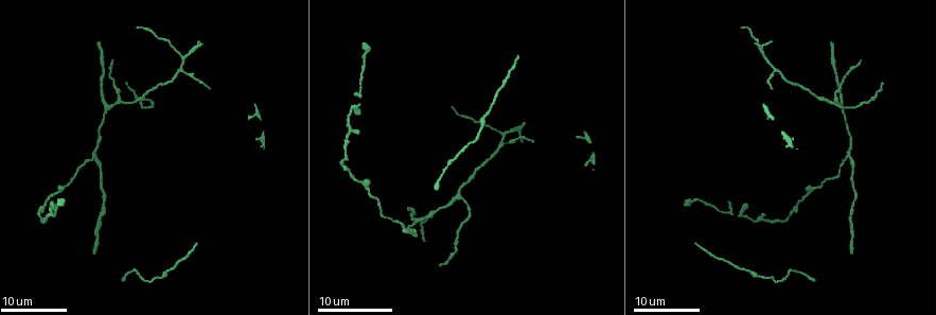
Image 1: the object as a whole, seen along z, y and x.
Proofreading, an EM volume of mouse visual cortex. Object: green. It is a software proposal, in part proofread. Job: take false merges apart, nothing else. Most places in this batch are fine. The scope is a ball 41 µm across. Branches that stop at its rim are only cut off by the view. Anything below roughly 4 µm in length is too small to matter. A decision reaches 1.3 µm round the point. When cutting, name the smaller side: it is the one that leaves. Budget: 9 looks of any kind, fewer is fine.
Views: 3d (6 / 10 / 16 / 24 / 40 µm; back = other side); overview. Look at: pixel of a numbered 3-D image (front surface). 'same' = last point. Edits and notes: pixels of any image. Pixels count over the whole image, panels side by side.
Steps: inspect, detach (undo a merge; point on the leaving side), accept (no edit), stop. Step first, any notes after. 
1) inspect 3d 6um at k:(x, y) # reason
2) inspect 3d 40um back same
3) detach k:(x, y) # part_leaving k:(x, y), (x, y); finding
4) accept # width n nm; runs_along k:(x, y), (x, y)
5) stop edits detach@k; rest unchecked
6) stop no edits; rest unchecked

inspect 3d 16um at 1:(847, 155) # three arms meet

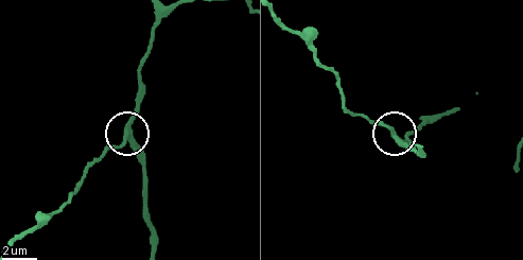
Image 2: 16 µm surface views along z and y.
inspect 3d 10um at 2:(124, 136)

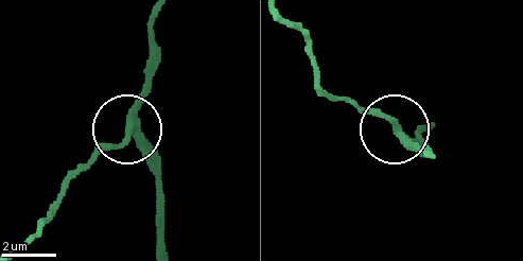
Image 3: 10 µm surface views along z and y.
inspect 3d 6um at 3:(130, 129)

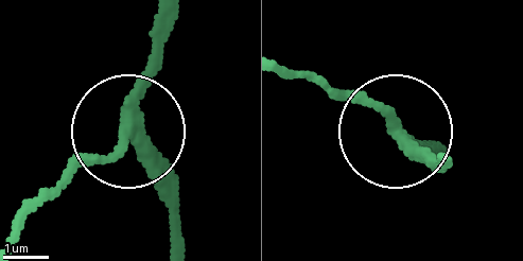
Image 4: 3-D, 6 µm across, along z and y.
accept # runs_along 4:(171, 175), (128, 141), (53, 198); one neuron here

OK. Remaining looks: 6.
inspect 3d 24um at 1:(835, 101) # three arms meet

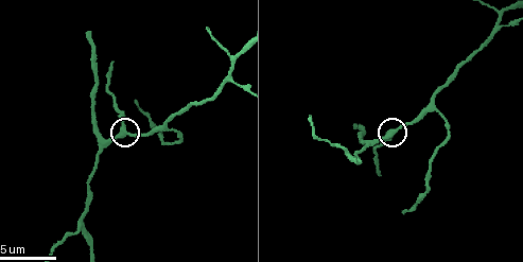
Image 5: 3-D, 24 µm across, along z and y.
inspect 3d 10um at 5:(122, 132)

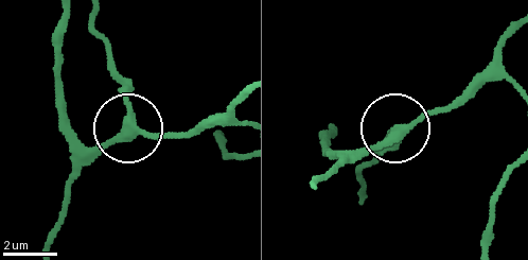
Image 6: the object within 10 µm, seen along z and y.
accept # side_arm 8 um; runs_along 6:(47, 241), (74, 179), (127, 125), (129, 90), (116, 66); all the same neuron

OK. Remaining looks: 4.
inspect 3d 10um at 5:(495, 27) # three-way junction

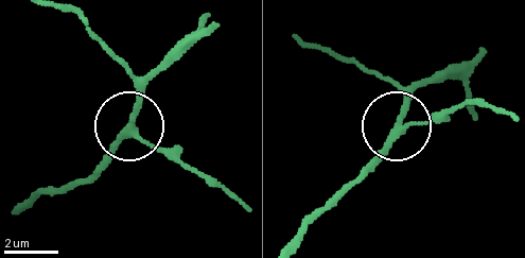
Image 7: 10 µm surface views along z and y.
accept # runs_along 7:(294, 238), (389, 135), (407, 83); one neuron here

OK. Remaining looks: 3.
inspect 3d 10um at 5:(165, 128) # three-way junction

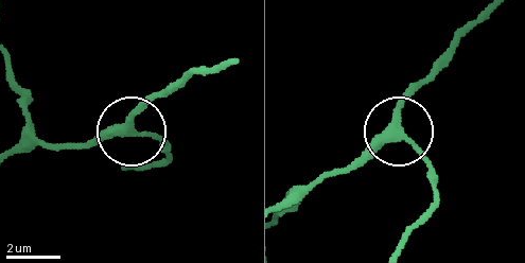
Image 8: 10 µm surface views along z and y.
accept # side_arm 13 um; runs_along 8:(21, 152), (83, 150), (130, 132), (170, 142); one neuron here

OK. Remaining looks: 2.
stop no edits; rest unchecked

